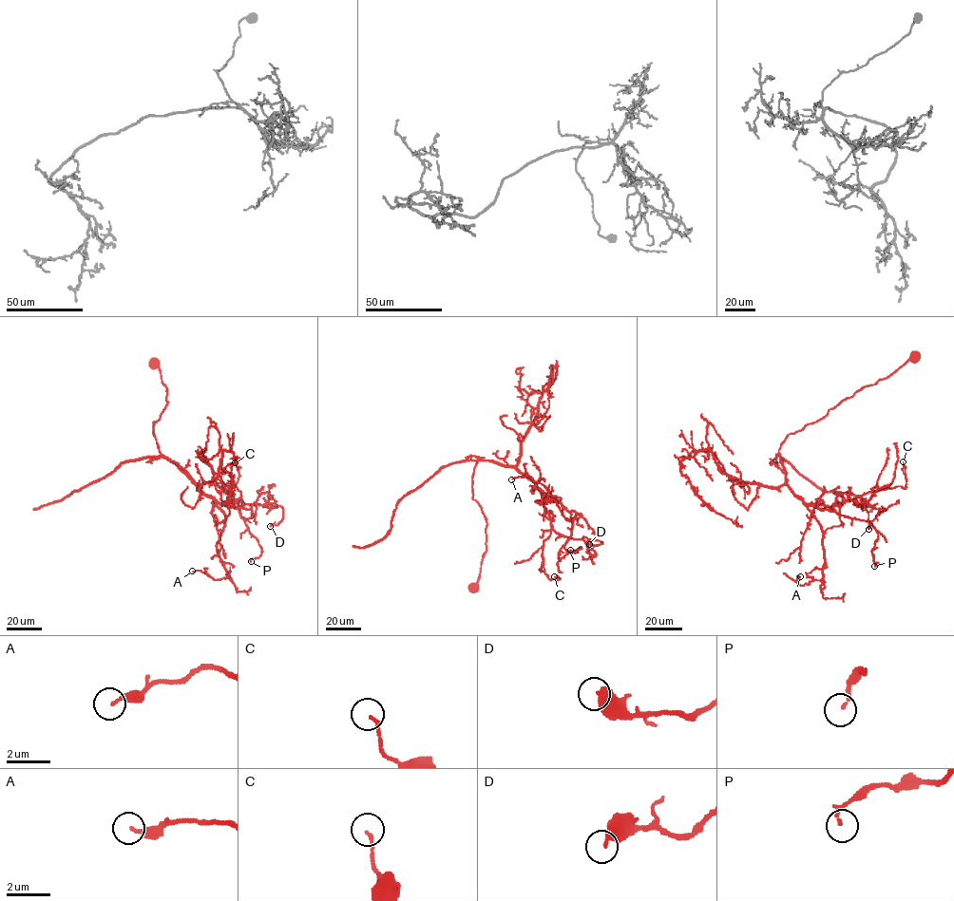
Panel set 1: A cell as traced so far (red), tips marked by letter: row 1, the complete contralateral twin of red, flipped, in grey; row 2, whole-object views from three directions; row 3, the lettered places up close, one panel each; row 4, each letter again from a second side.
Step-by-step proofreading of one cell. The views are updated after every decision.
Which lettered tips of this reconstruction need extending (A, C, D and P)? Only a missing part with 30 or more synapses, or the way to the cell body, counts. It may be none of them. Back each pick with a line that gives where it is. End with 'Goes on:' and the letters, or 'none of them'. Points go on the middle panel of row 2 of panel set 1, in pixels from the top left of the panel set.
Goes on: none of them

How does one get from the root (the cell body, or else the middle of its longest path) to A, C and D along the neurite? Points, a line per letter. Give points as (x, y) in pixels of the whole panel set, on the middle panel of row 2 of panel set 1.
A: (473, 589), (478, 459), (515, 466), (547, 498), (511, 479)
C: (473, 589), (486, 550), (472, 498), (479, 459), (535, 483), (554, 576)
D: (473, 589), (486, 550), (472, 498), (479, 459), (515, 466), (541, 493), (551, 527), (602, 542), (589, 544)

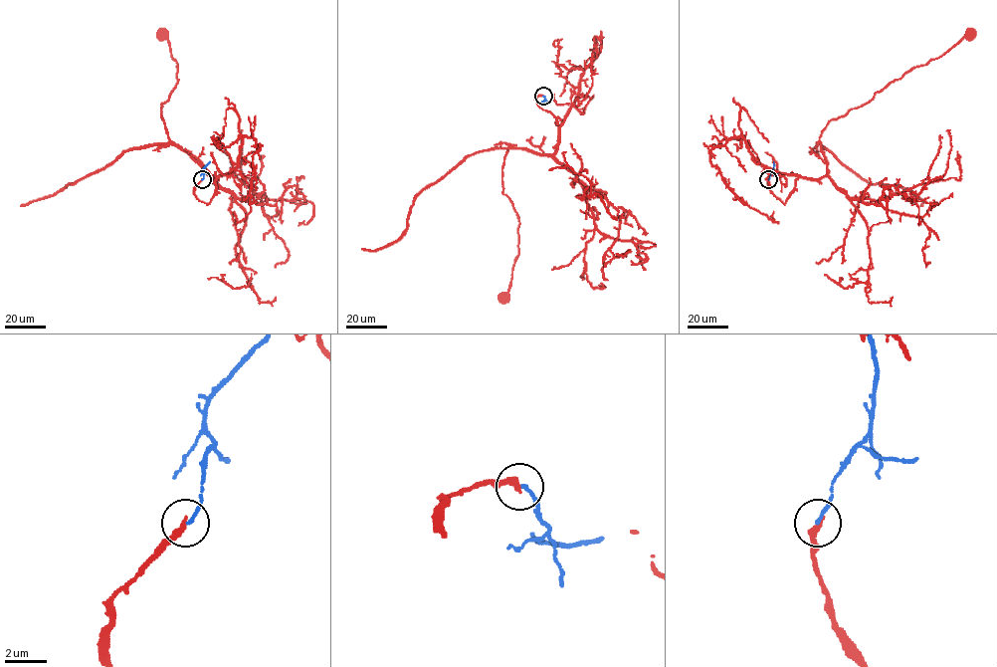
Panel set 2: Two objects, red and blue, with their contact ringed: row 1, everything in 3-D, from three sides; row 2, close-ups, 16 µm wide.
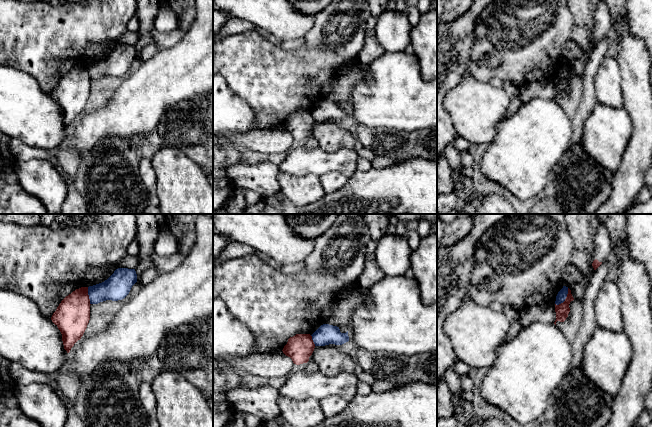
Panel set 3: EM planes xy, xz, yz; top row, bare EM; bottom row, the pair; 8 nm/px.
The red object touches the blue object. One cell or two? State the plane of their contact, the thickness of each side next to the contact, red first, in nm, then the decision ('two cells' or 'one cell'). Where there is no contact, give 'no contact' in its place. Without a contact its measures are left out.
contact in yz; calibres 120 and 80 nm; two cells

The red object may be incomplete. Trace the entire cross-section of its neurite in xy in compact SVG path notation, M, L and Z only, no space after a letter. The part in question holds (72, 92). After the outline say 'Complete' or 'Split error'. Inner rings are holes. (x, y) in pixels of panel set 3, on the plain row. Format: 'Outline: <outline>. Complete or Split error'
Outline: M81 63L66 72L51 93L62 110L67 129L81 115L87 104L90 96L90 81L88 63Z. Complete

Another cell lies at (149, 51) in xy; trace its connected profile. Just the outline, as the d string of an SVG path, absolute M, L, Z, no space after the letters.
M155 41L147 46L145 46L140 53L140 60L142 62L151 59L160 50L159 44Z

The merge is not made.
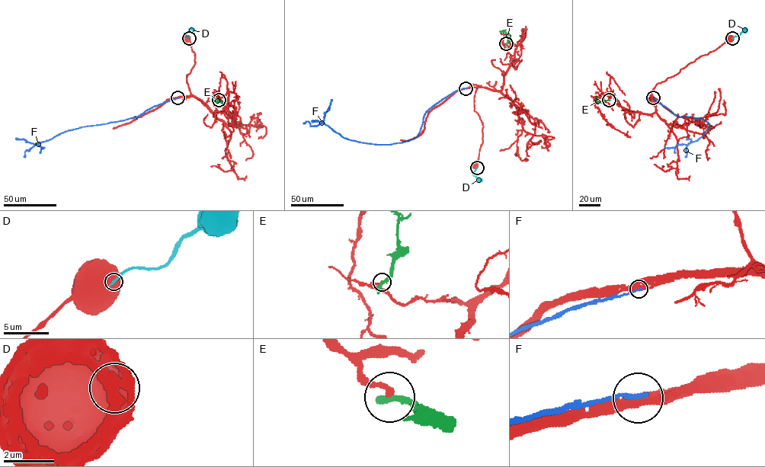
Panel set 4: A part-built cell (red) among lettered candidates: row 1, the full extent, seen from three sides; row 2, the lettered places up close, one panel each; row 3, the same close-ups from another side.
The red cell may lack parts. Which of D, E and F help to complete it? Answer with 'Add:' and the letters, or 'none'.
Add: none

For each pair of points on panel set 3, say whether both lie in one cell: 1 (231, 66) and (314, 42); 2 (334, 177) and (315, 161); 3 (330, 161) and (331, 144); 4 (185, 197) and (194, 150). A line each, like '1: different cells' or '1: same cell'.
1: same cell
2: different cells
3: different cells
4: different cells

